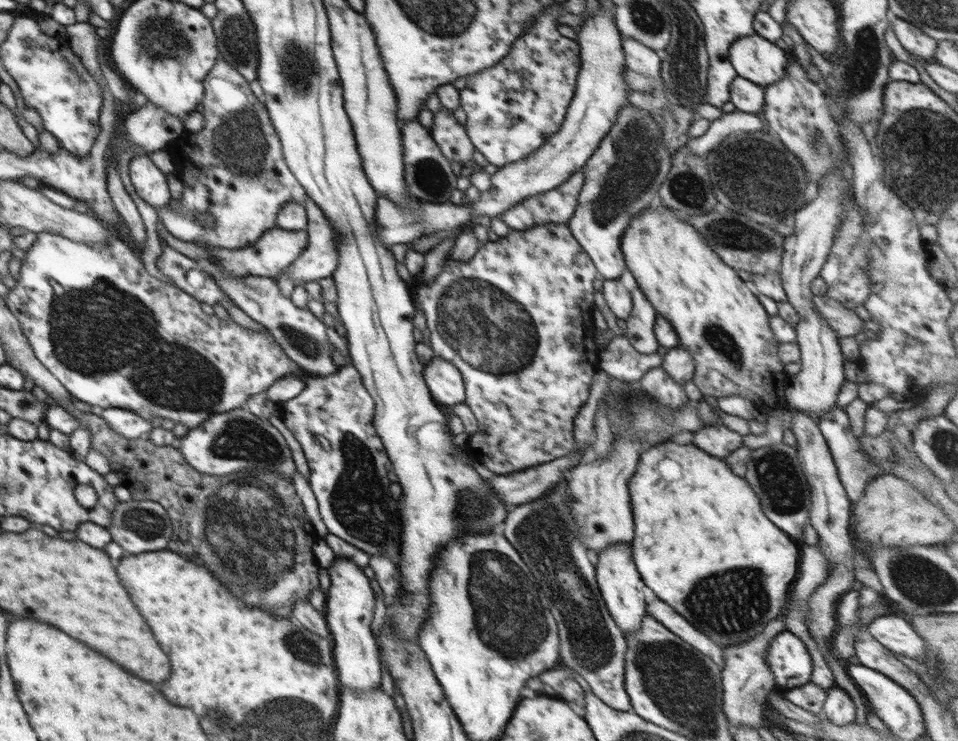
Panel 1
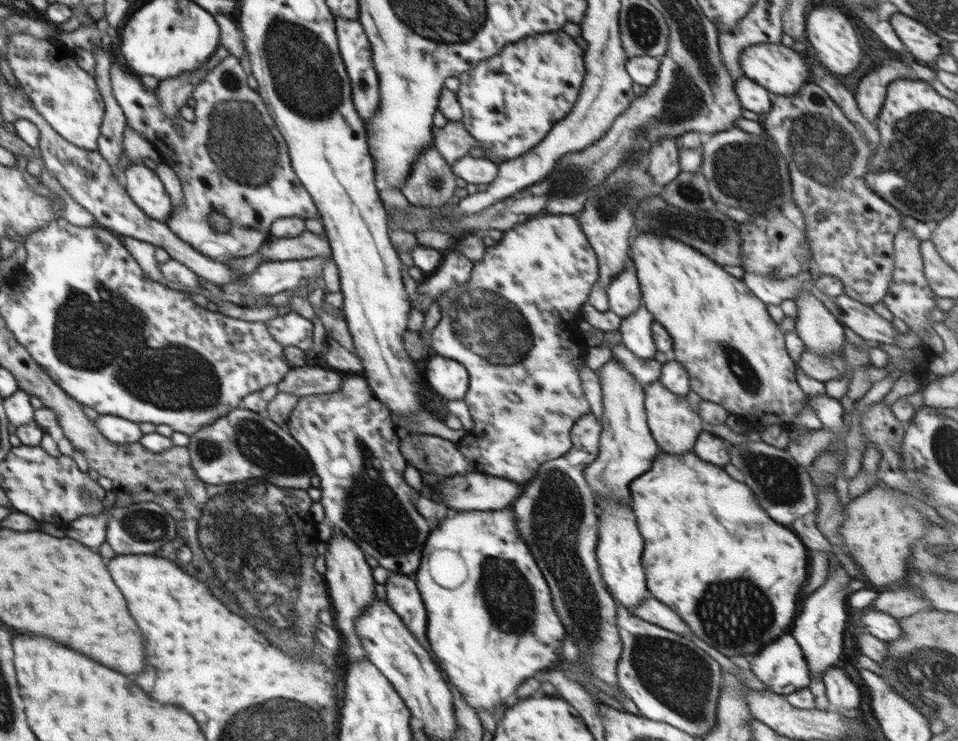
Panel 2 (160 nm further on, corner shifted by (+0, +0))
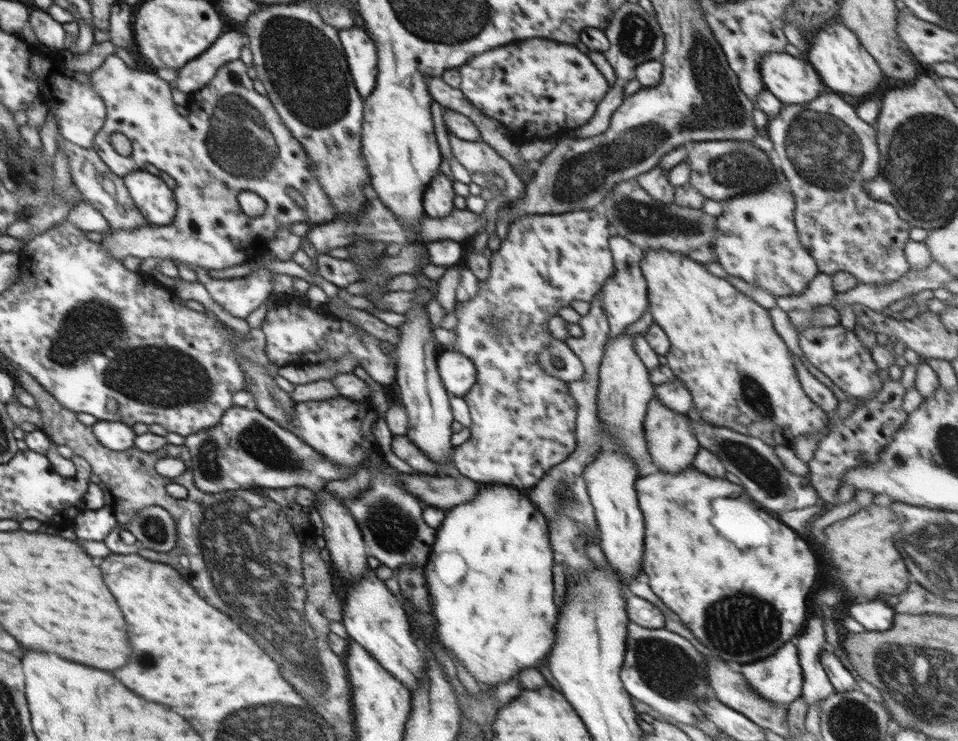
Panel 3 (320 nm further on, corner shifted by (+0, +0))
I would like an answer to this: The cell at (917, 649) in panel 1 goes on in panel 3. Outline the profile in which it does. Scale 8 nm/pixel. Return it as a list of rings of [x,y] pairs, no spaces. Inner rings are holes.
[[[866,601],[850,608],[852,618],[856,620],[865,631],[884,632],[892,628],[895,612],[892,607],[886,606],[884,602]]]

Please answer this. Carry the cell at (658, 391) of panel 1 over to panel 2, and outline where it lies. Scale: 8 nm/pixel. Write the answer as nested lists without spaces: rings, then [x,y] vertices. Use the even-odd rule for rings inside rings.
[[[657,380],[648,385],[644,385],[645,390],[645,413],[647,423],[651,430],[660,452],[666,454],[686,454],[693,452],[698,435],[703,431],[703,420],[699,417],[698,412],[694,412],[686,396],[676,396],[670,392],[664,385]]]

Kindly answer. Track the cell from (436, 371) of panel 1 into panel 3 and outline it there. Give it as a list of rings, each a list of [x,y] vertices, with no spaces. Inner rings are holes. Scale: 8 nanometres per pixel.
[[[444,352],[437,358],[437,367],[449,394],[463,397],[475,385],[476,365],[460,352]]]

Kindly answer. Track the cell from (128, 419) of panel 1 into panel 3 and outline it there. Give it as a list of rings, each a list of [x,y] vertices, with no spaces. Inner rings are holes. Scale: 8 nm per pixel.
[[[97,420],[91,429],[95,440],[110,450],[122,452],[135,446],[133,442],[136,434],[131,426],[122,422]]]

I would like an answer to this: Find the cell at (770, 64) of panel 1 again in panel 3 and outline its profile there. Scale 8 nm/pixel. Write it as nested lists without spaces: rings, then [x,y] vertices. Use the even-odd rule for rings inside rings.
[[[768,52],[761,57],[759,72],[765,90],[786,105],[810,103],[828,90],[812,63],[803,58],[786,52]]]

